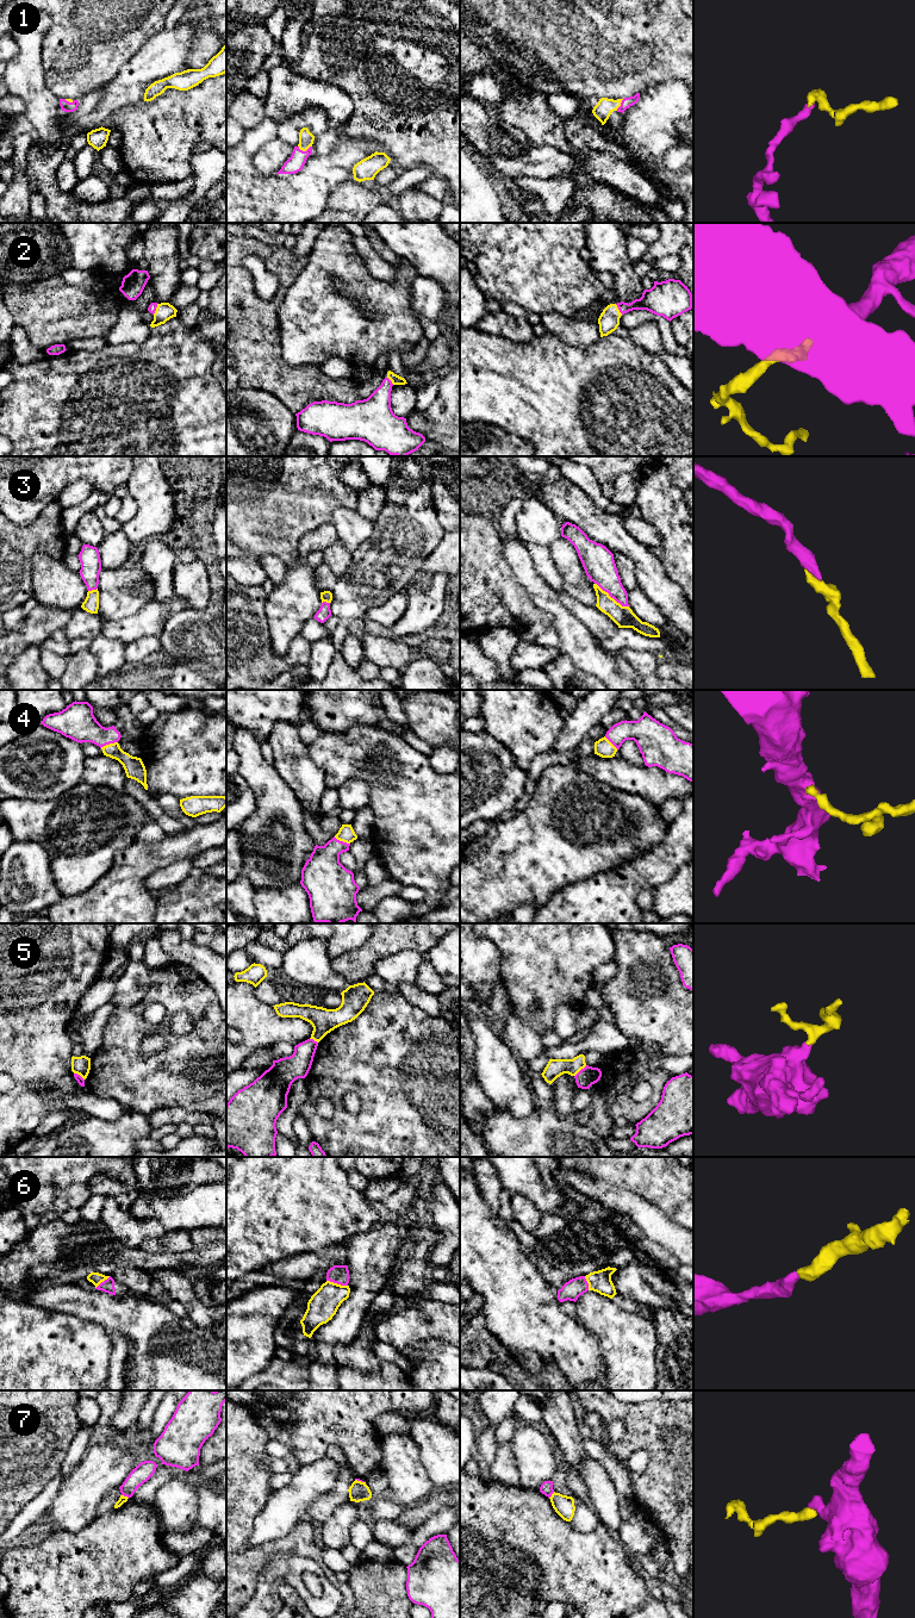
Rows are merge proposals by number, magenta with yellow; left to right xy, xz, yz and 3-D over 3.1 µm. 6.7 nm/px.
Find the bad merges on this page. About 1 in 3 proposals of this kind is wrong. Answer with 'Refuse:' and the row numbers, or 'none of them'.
Refuse: 5, 7

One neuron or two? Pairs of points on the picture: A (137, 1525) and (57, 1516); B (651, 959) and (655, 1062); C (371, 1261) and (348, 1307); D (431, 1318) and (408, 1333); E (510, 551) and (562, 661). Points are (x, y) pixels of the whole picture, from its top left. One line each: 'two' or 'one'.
A: two
B: two
C: one
D: one
E: two

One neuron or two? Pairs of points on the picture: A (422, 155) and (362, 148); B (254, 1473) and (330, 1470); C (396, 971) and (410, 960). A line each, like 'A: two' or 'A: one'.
A: two
B: two
C: one

